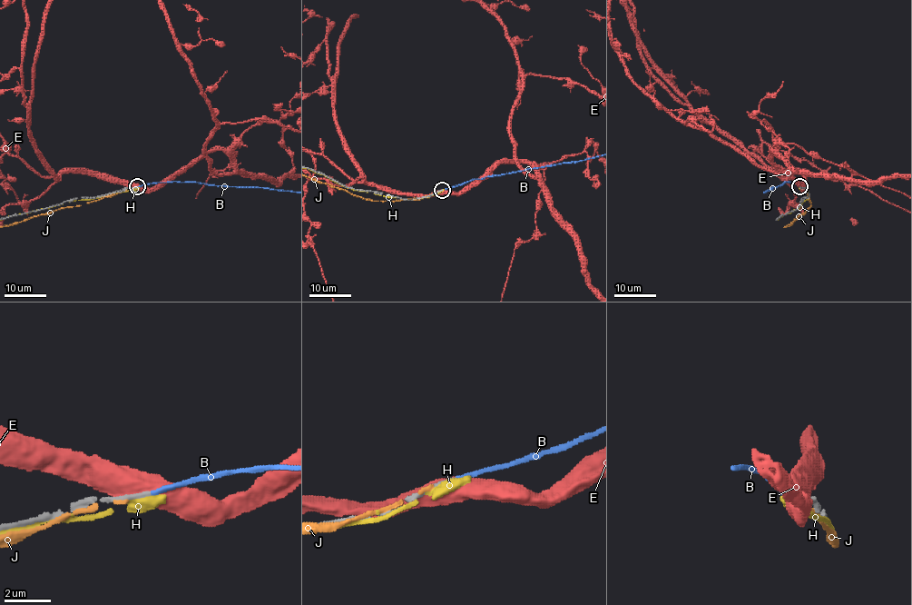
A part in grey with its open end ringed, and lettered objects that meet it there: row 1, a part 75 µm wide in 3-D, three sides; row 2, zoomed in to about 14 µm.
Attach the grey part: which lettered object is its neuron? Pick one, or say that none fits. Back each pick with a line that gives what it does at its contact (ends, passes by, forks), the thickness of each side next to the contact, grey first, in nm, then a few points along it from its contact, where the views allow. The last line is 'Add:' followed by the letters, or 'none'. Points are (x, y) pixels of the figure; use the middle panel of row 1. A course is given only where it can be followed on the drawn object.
B: it ends | 180/180 nm
Add: B

